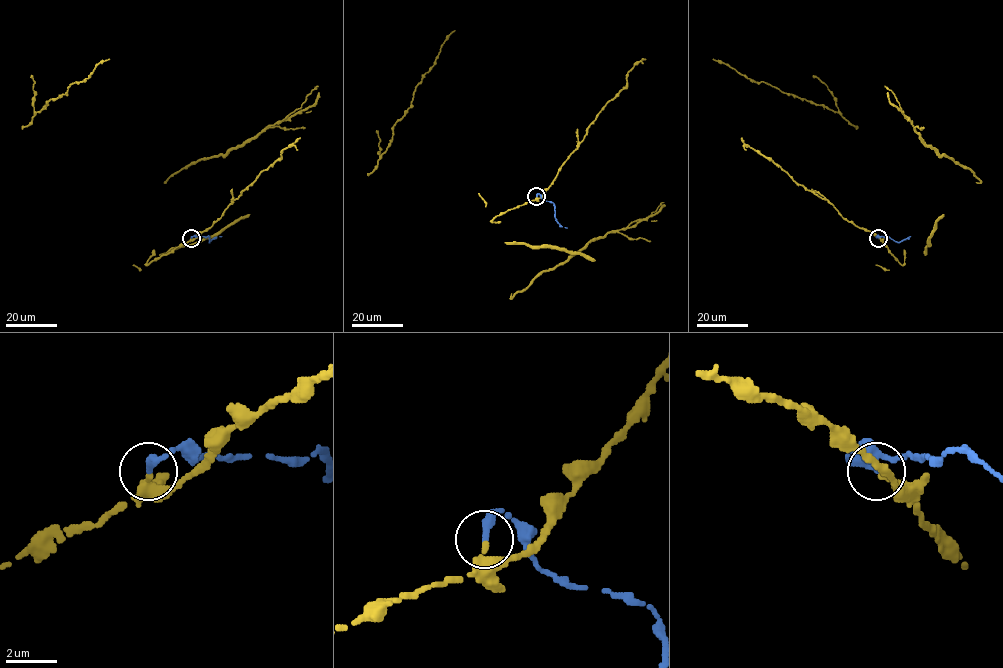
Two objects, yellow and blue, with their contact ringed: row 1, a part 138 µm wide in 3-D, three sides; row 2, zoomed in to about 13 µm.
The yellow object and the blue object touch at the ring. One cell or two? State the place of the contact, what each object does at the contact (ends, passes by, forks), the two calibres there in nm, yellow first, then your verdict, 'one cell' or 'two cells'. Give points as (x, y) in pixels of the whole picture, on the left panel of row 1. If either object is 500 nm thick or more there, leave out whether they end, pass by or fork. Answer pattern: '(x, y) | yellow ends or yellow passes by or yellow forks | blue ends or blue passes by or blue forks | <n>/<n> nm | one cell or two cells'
(191, 238) | yellow ends | blue ends | 240/280 nm | two cells

